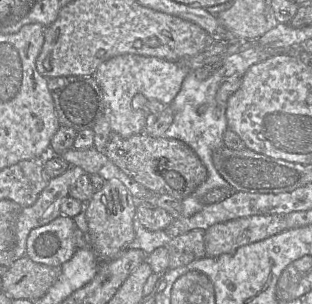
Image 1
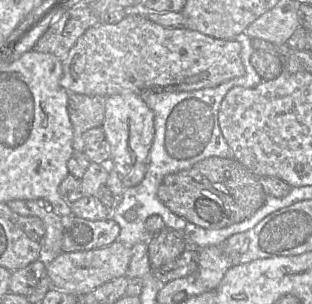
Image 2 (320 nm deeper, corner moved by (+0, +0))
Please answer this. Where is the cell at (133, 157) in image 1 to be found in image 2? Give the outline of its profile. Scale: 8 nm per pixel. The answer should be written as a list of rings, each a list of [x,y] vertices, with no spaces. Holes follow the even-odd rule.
[[[217,156],[203,159],[190,169],[165,176],[157,194],[174,214],[205,229],[222,229],[243,222],[261,208],[266,200],[256,175],[234,158]]]

